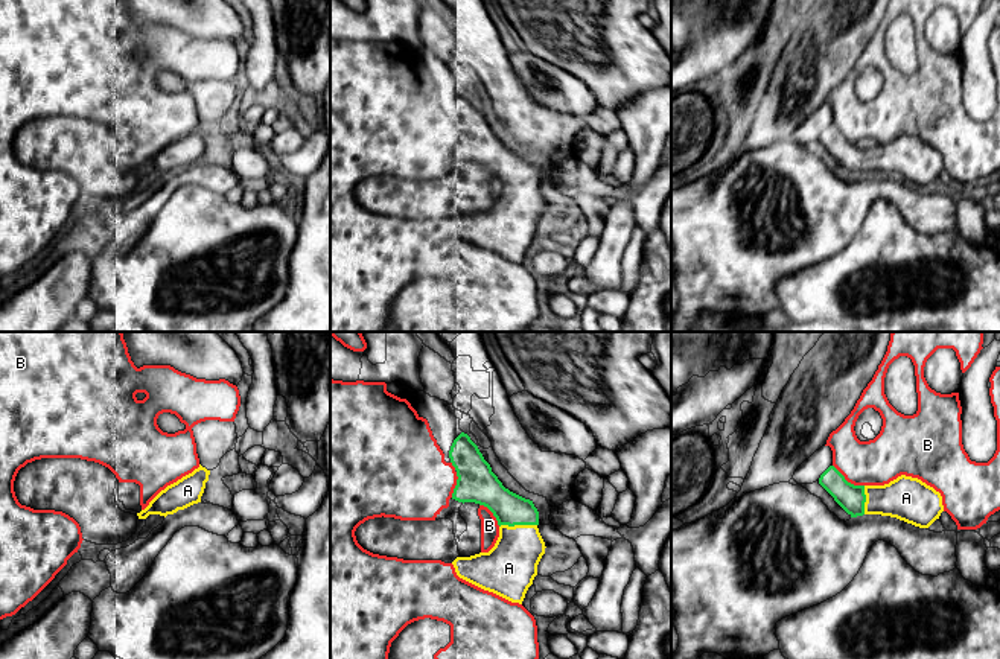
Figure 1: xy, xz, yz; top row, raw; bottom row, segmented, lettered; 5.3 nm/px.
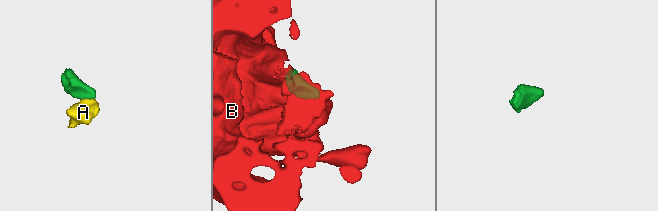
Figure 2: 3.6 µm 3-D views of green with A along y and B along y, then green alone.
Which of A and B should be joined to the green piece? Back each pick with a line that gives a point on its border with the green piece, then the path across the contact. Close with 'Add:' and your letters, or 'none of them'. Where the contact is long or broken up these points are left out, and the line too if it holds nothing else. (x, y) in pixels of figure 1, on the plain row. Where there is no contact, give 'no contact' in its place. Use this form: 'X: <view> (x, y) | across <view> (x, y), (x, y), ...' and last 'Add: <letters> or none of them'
A: xz (518, 183) | across xz (509, 168), (518, 183), (518, 210), (509, 227)
Add: A

